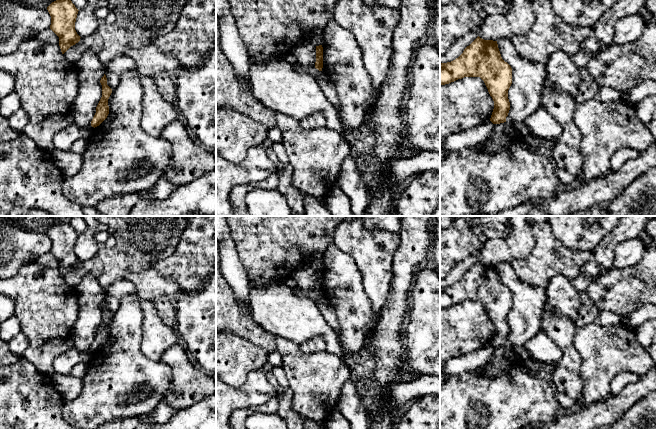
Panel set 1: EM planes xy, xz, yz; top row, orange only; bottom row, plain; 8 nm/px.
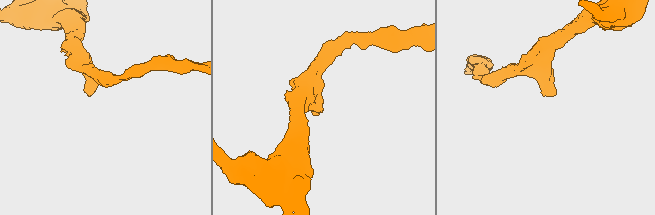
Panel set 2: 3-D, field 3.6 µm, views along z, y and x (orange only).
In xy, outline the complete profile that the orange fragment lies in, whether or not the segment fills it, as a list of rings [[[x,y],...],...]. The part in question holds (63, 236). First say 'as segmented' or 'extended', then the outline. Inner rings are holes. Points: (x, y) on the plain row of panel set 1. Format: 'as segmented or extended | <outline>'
as segmented | [[[63,222],[52,226],[47,234],[51,240],[50,253],[59,261],[59,270],[64,278],[71,270],[80,265],[75,254],[78,233],[70,222]]]

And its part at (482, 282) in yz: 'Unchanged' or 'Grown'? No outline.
Unchanged

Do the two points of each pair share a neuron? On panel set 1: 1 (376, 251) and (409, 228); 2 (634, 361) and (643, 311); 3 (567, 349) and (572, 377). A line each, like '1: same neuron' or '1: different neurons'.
1: different neurons
2: different neurons
3: same neuron

